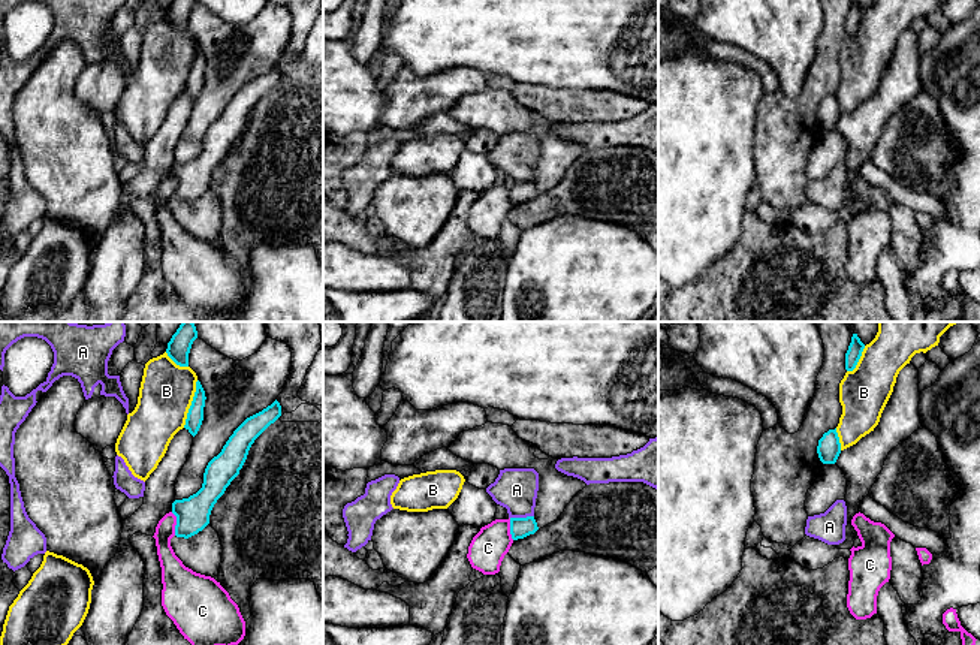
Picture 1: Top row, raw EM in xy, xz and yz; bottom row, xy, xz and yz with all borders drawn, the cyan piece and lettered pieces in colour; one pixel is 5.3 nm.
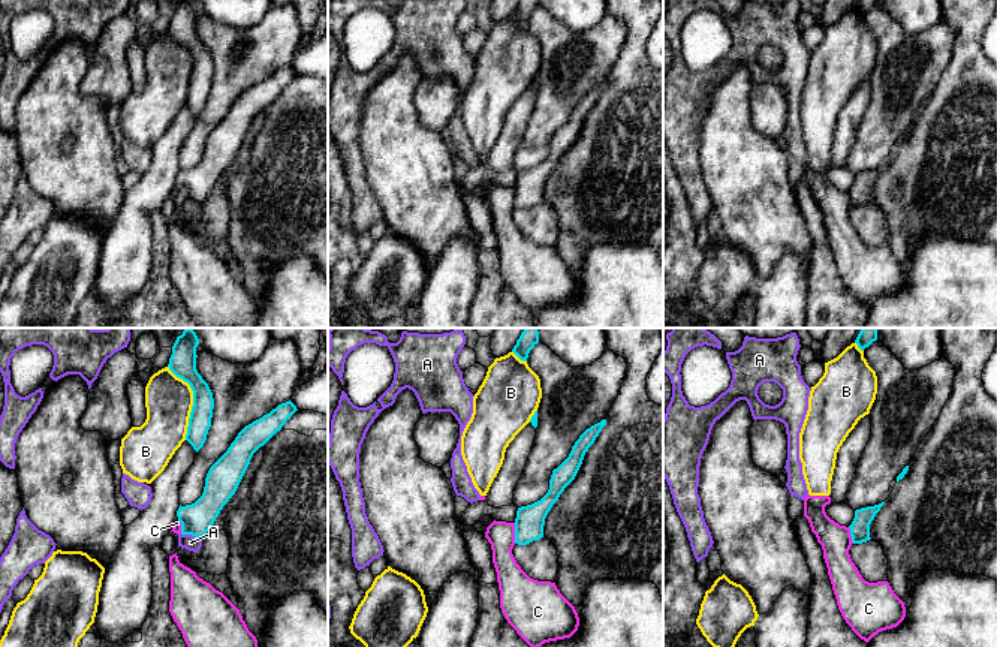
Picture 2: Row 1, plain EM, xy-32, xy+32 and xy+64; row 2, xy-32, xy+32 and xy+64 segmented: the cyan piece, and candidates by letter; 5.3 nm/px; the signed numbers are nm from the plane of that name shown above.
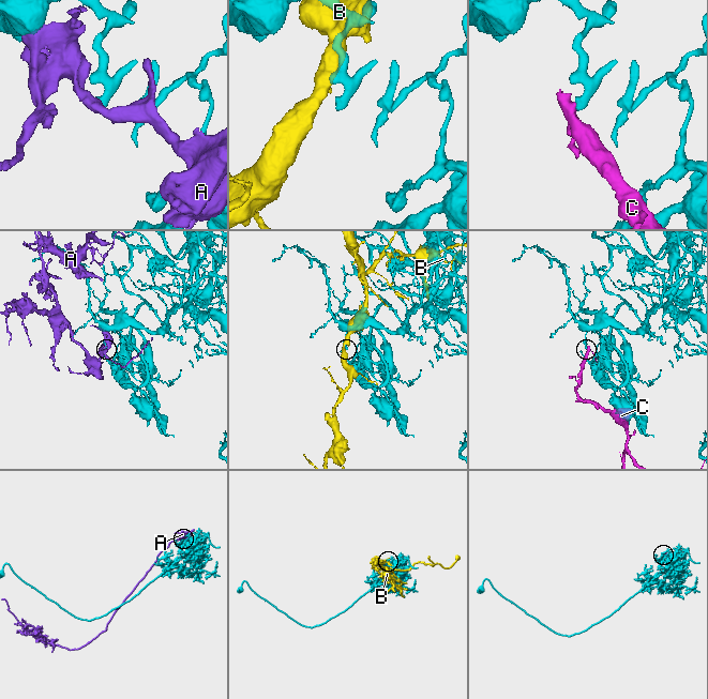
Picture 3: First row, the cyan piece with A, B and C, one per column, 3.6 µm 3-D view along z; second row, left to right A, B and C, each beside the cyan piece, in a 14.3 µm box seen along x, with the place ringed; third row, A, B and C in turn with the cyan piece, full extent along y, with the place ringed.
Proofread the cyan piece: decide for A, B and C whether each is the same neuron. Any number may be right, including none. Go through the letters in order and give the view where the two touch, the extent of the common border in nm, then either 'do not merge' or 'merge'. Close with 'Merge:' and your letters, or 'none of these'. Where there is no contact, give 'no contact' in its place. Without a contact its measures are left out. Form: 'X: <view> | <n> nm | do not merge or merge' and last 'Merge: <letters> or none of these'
A: xz | 130 nm | do not merge
B: xy | 260 nm | do not merge
C: xy | 130 nm | do not merge
Merge: none of these

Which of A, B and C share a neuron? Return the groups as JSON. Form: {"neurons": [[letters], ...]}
{"neurons": [["A"], ["B", "C"]]}

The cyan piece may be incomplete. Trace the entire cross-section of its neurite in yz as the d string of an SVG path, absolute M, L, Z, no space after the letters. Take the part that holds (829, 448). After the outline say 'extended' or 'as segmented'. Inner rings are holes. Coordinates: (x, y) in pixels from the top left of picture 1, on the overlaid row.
M836 428L829 430L827 432L823 434L823 437L818 440L817 453L823 464L836 462L841 453L841 443L839 443Z | as segmented

